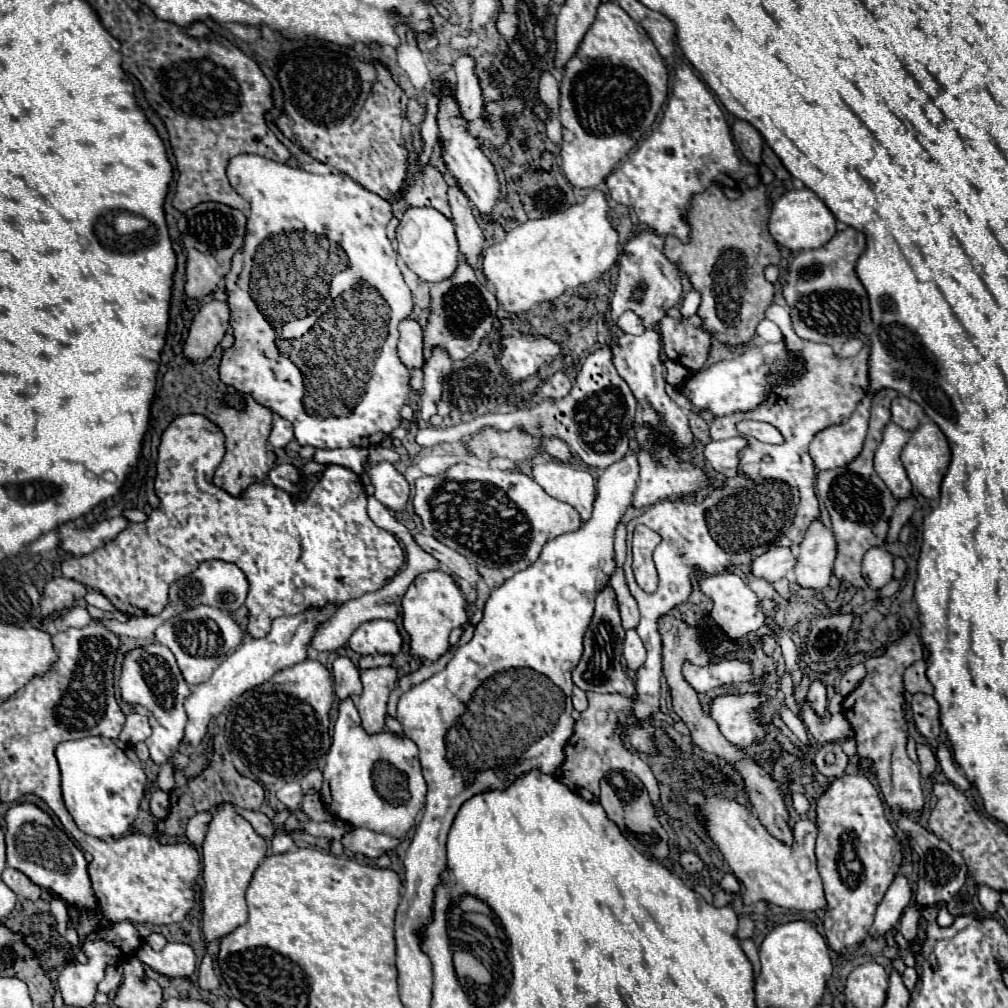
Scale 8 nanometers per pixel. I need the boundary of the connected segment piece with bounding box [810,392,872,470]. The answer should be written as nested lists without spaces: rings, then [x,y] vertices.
[[[872,392],[864,396],[852,418],[838,426],[828,426],[818,432],[810,444],[810,456],[820,470],[832,470],[852,462],[864,444],[868,432],[868,418],[872,406]]]

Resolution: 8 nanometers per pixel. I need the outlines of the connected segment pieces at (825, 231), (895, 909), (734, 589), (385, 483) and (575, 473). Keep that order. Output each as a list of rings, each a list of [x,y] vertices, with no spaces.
[[[808,188],[788,190],[772,206],[770,234],[778,244],[782,244],[790,250],[820,248],[836,234],[836,218],[828,210],[828,206],[812,190],[808,190]]]
[[[898,874],[892,882],[892,886],[888,888],[886,896],[882,898],[882,902],[878,904],[876,908],[876,916],[874,916],[874,924],[870,928],[870,936],[872,938],[878,938],[878,936],[884,936],[888,930],[892,930],[904,908],[908,906],[912,898],[912,886],[910,886],[910,880],[904,876],[904,874]]]
[[[732,572],[722,574],[722,580],[712,580],[710,576],[698,576],[698,586],[706,596],[710,596],[714,600],[714,608],[712,608],[710,616],[720,624],[720,628],[732,640],[740,640],[740,638],[754,634],[762,624],[766,624],[766,618],[774,616],[778,610],[776,600],[758,596],[754,590],[748,588],[748,584],[738,574],[732,574]]]
[[[376,464],[368,470],[372,484],[374,484],[374,496],[390,510],[398,512],[406,506],[408,496],[410,496],[410,486],[404,480],[404,476],[400,472],[396,472],[396,468],[392,464]]]
[[[544,460],[532,466],[532,476],[548,496],[578,510],[582,522],[590,518],[592,502],[596,496],[596,486],[590,472],[574,468],[572,464]]]

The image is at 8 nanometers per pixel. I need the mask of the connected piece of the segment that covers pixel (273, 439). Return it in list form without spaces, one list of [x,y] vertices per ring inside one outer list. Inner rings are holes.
[[[274,414],[274,424],[272,424],[272,432],[270,432],[270,438],[268,442],[274,446],[274,448],[284,448],[288,442],[294,440],[294,430],[292,430],[292,422]]]

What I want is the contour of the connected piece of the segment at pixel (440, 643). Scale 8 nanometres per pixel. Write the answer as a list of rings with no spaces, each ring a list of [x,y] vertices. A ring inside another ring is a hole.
[[[444,570],[420,574],[408,592],[402,596],[402,624],[410,636],[410,656],[436,662],[448,650],[448,634],[468,622],[464,598],[454,584],[454,578]]]

